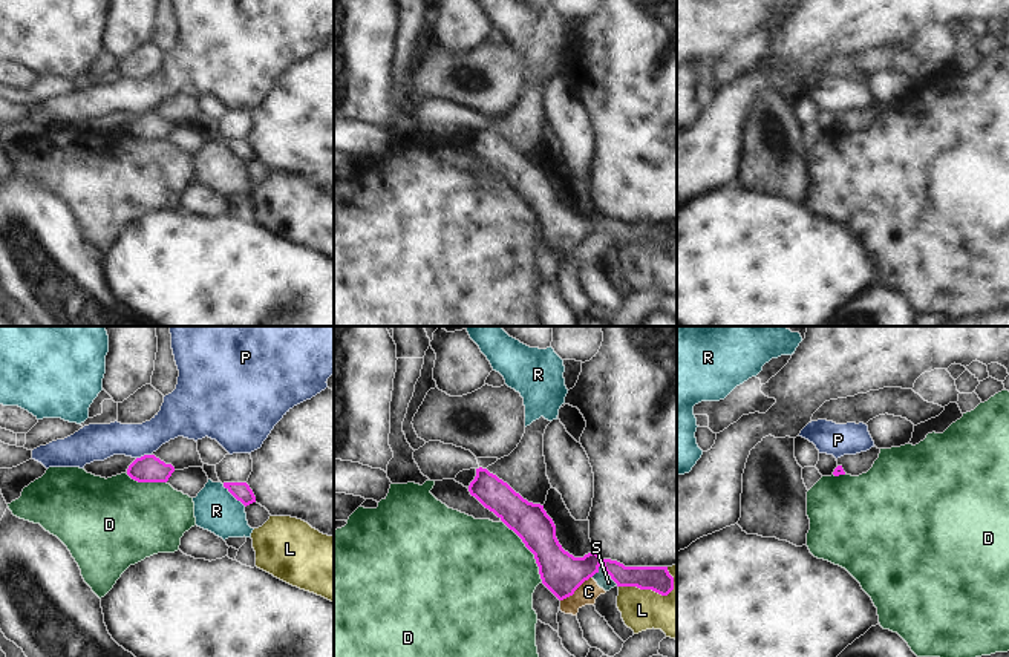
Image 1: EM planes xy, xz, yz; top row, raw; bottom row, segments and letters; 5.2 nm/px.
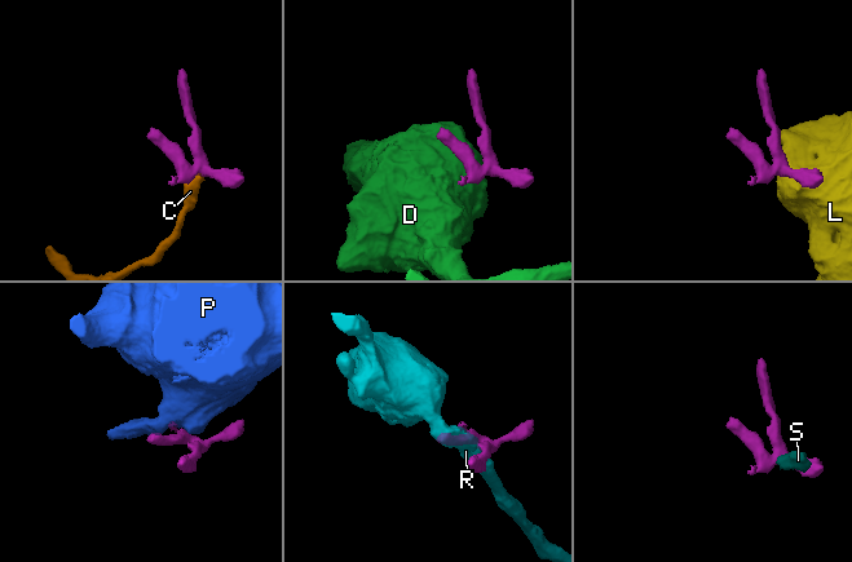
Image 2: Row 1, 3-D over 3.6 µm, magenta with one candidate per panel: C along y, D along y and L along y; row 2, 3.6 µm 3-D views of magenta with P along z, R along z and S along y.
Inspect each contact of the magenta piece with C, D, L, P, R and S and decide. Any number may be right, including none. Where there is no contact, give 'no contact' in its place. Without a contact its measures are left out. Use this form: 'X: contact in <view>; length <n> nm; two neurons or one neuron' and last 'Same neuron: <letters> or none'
C: contact in xz; length 220 nm; two neurons
D: contact in xz; length 380 nm; two neurons
L: contact in xz; length 300 nm; two neurons
P: contact in xy; length 80 nm; two neurons
R: contact in xy; length 170 nm; two neurons
S: contact in xz; length 160 nm; two neurons
Same neuron: none

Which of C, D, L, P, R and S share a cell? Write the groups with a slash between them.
C S / D / L / P / R

